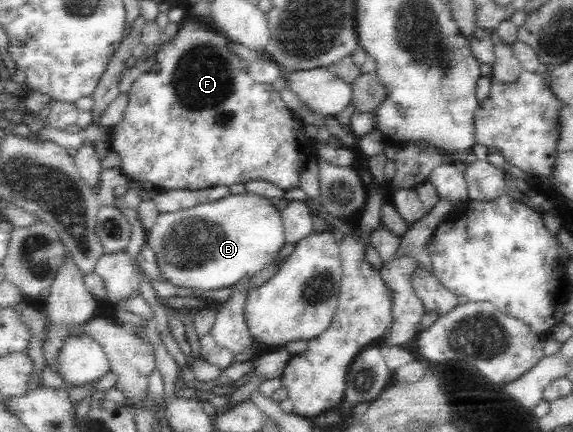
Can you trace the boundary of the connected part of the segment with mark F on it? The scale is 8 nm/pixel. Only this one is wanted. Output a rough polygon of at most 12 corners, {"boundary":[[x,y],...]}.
{"boundary":[[187,17],[127,91],[129,181],[283,191],[314,141]]}

